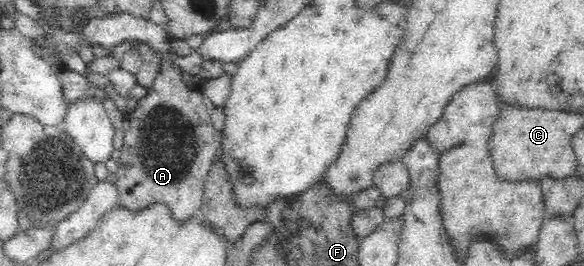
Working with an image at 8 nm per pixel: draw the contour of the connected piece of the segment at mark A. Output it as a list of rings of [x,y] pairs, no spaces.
[[[162,56],[161,59],[161,69],[149,86],[148,94],[137,101],[137,107],[130,114],[123,117],[124,145],[117,154],[118,180],[115,186],[120,207],[138,212],[146,210],[150,204],[162,204],[170,210],[174,221],[182,224],[194,218],[202,205],[205,181],[216,158],[216,134],[210,120],[214,105],[202,94],[196,81],[187,78],[170,59]]]

